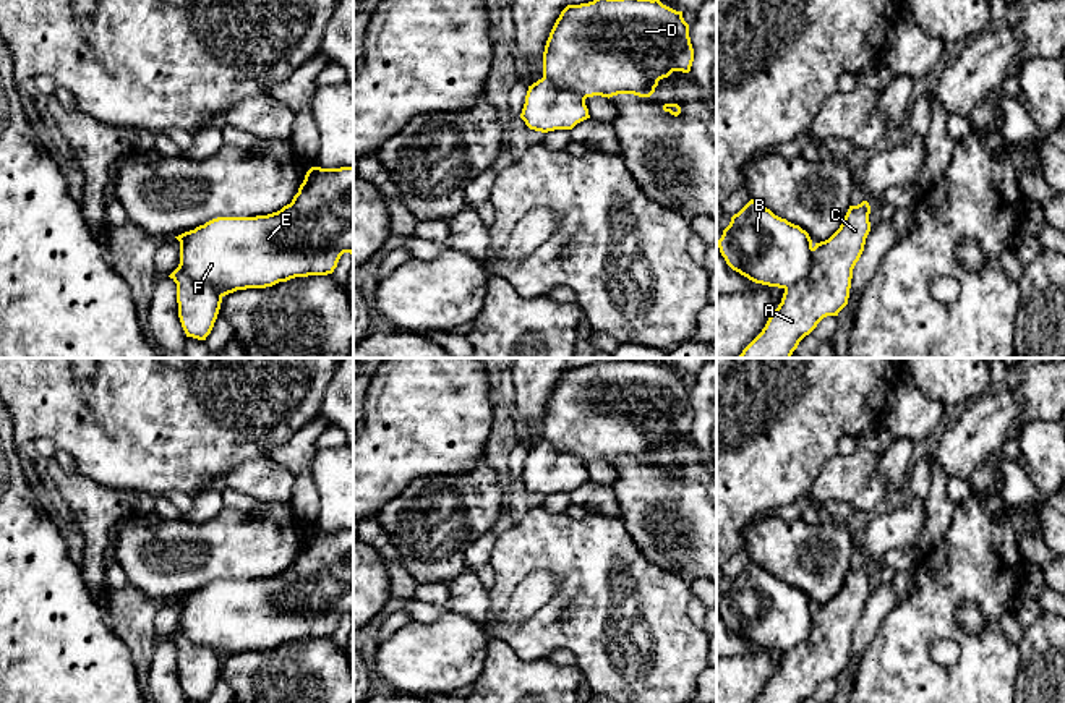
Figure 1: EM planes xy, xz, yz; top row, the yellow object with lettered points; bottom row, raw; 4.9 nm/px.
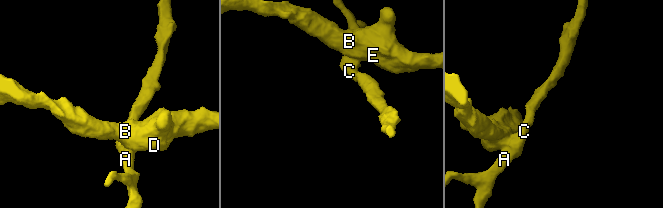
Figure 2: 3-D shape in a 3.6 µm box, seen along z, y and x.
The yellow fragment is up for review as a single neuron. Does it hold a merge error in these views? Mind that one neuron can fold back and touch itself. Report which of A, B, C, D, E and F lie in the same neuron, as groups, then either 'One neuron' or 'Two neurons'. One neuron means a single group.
Groups: A C / B D E F. Two neurons

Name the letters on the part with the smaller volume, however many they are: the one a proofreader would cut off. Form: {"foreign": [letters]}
{"foreign": ["A", "C"]}

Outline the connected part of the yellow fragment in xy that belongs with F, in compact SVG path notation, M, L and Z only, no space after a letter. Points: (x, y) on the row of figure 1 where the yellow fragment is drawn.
M311 167L292 202L256 217L217 217L175 236L180 267L225 296L266 288L295 277L327 275L344 253L353 254L353 167Z

